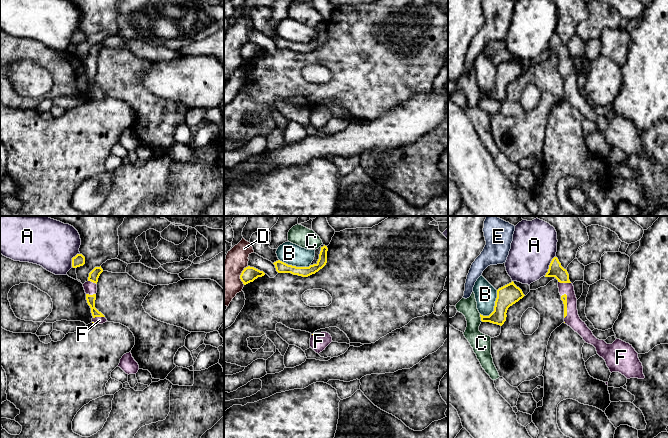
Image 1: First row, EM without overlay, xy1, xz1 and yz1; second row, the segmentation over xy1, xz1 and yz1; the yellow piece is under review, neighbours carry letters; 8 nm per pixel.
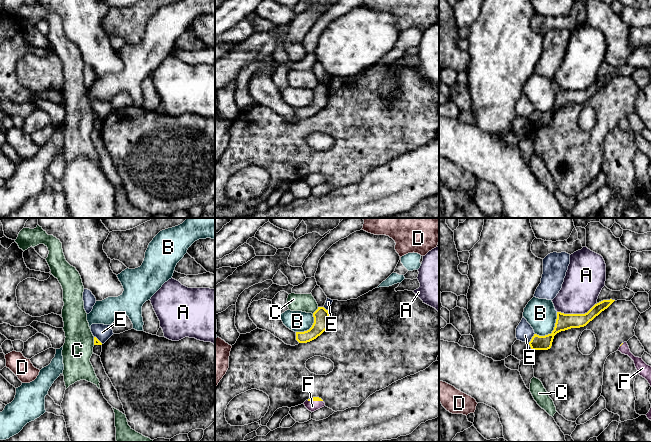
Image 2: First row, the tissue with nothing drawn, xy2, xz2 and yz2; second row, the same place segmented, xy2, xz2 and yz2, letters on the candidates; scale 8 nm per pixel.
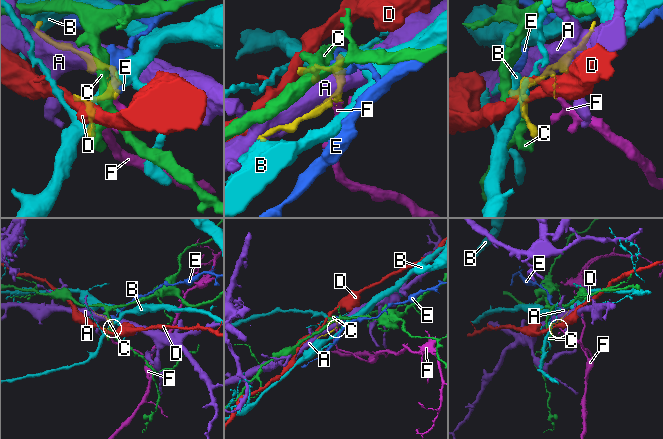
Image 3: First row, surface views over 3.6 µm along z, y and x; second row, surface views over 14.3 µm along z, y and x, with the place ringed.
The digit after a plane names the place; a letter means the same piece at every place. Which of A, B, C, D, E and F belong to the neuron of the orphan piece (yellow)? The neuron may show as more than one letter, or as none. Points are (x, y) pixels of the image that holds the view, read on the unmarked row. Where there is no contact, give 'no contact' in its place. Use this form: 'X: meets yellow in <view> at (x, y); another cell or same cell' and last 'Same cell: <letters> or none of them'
A: meets yellow in yz2 at (576, 90); another cell
B: meets yellow in yz2 at (553, 106); another cell
C: meets yellow in yz1 at (481, 94); another cell
D: meets yellow in xz1 at (240, 51); another cell
E: meets yellow in yz2 at (532, 114); another cell
F: meets yellow in yz1 at (566, 82); same cell
Same cell: F

